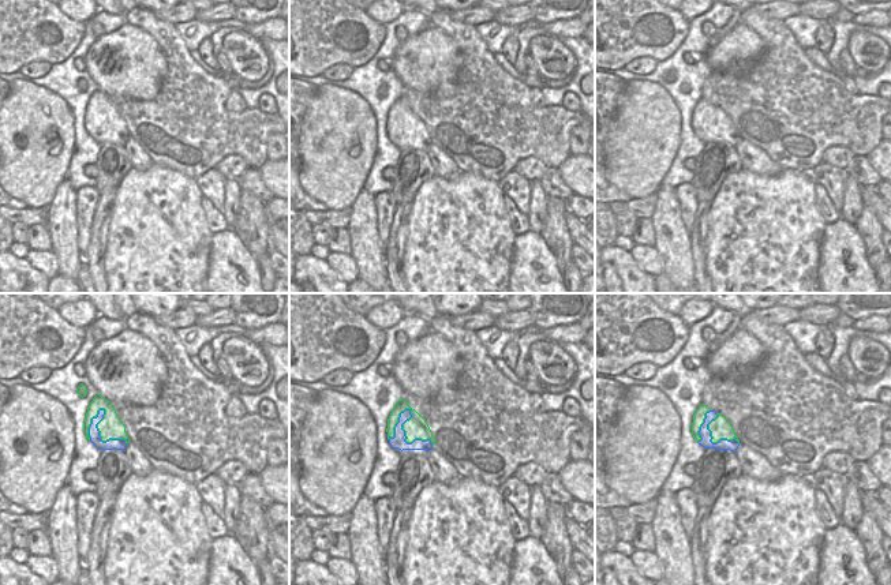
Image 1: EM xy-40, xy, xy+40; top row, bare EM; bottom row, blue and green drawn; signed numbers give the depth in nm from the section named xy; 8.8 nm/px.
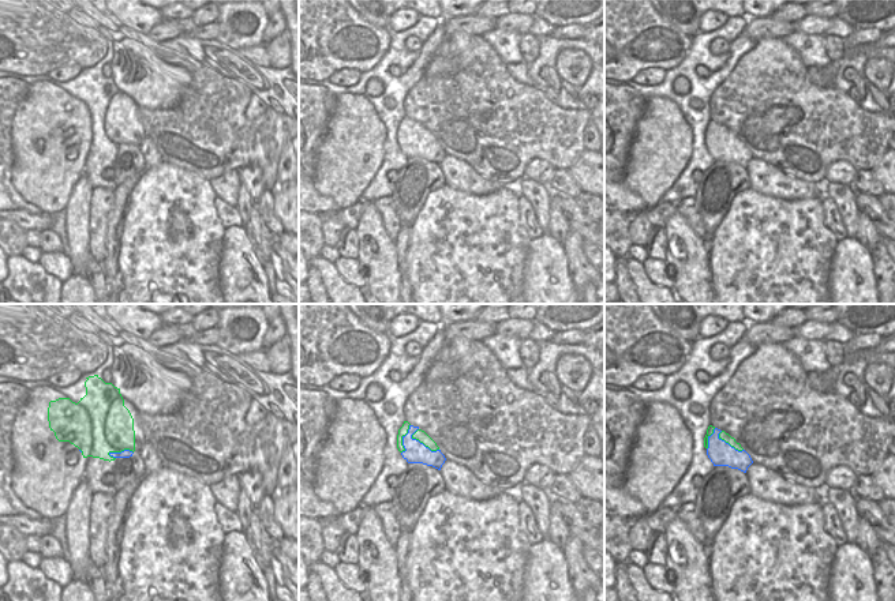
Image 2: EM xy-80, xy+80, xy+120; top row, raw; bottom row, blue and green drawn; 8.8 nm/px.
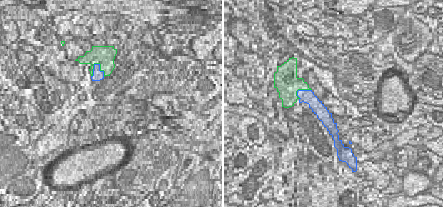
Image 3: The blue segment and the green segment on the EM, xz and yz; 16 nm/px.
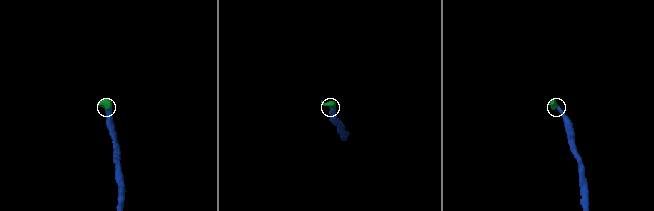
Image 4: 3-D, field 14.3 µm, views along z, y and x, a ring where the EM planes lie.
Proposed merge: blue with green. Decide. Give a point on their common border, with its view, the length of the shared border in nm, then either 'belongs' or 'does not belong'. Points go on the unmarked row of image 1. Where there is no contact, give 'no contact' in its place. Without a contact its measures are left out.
xy (404, 128) | 420 nm | does not belong

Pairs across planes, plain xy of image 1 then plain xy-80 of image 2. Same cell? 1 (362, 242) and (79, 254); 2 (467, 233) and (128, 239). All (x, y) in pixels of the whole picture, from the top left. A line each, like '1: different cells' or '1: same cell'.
1: different cells
2: different cells

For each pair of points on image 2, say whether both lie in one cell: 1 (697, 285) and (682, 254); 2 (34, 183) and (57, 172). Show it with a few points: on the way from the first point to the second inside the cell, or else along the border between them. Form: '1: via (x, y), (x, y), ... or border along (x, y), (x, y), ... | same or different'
1: via (693, 277), (692, 266), (688, 262) | same
2: border along (48, 146), (47, 179), (63, 188), (56, 207) | different

